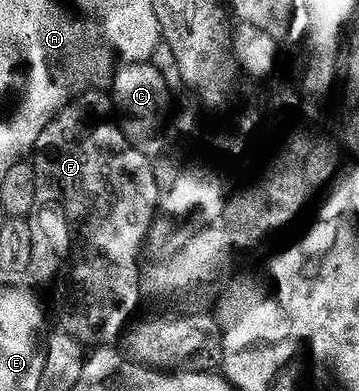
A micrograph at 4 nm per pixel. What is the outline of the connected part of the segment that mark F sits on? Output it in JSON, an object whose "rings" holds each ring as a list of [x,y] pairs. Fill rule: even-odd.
{"rings":[[[94,88],[86,90],[85,93],[76,95],[73,101],[68,102],[52,120],[39,132],[39,140],[31,154],[31,163],[35,174],[35,200],[31,208],[28,220],[31,228],[31,260],[27,271],[28,277],[33,277],[43,289],[49,293],[53,301],[53,310],[57,313],[56,325],[67,331],[75,340],[79,340],[86,348],[108,346],[116,343],[116,338],[122,337],[123,331],[130,325],[132,314],[136,312],[137,305],[143,301],[141,287],[139,285],[142,277],[142,267],[137,267],[141,262],[141,250],[146,249],[149,230],[153,226],[153,220],[159,213],[159,187],[155,180],[153,162],[150,155],[133,146],[129,137],[121,130],[118,115],[115,113],[115,102],[104,89]]]}

